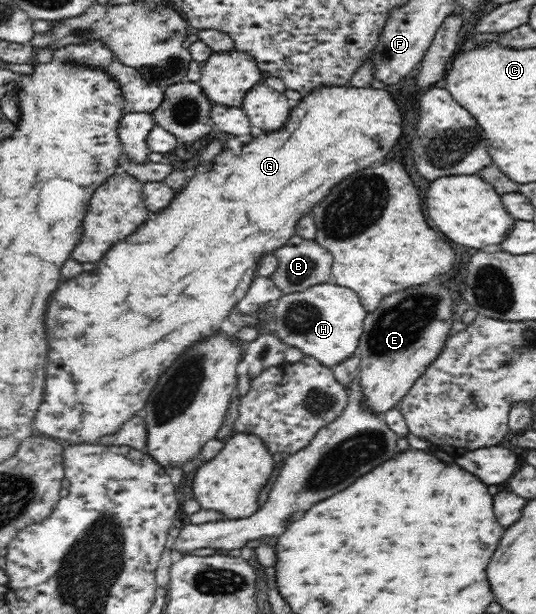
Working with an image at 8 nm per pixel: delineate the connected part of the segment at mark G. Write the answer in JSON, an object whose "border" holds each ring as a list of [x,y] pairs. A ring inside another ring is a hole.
{"border":[[[347,85],[340,86],[340,88],[318,87],[310,94],[305,95],[300,103],[293,107],[284,130],[256,136],[250,144],[244,145],[240,158],[236,158],[230,150],[224,149],[216,156],[214,168],[197,167],[190,174],[192,180],[186,184],[186,188],[180,194],[175,194],[176,198],[166,207],[166,210],[162,209],[159,213],[152,214],[148,222],[144,224],[144,228],[140,228],[136,234],[132,234],[132,238],[112,246],[108,250],[108,254],[98,262],[96,272],[82,274],[78,278],[64,282],[52,296],[52,302],[48,302],[48,314],[46,314],[48,322],[46,324],[48,324],[50,350],[48,350],[48,366],[46,366],[46,386],[44,386],[44,400],[38,408],[33,428],[46,436],[68,440],[74,445],[94,444],[102,436],[118,432],[124,422],[135,414],[141,413],[158,382],[158,376],[162,376],[164,370],[184,352],[182,348],[192,346],[200,338],[208,338],[222,328],[222,322],[232,311],[235,311],[237,302],[248,292],[253,280],[252,274],[254,274],[254,269],[258,268],[258,262],[262,255],[284,246],[286,240],[295,234],[296,226],[298,226],[296,222],[300,220],[300,216],[306,214],[318,202],[324,201],[328,192],[335,188],[340,180],[348,178],[350,174],[354,174],[358,170],[368,168],[372,162],[378,163],[378,160],[382,160],[403,134],[402,120],[404,117],[400,114],[398,106],[394,104],[390,93],[384,89],[350,88]]]}

